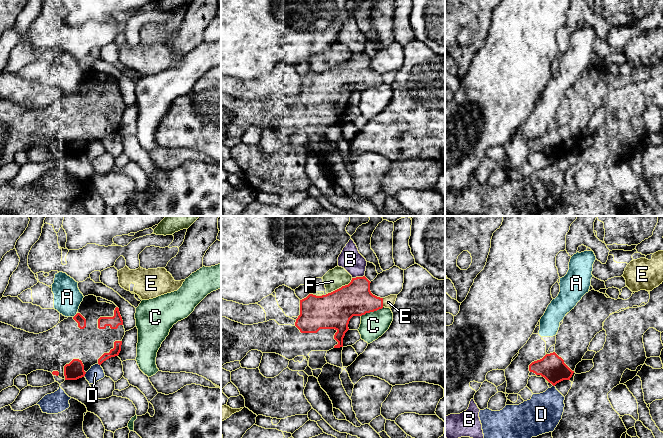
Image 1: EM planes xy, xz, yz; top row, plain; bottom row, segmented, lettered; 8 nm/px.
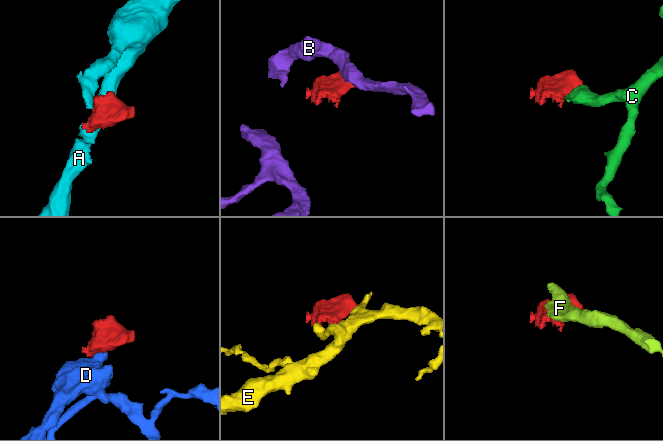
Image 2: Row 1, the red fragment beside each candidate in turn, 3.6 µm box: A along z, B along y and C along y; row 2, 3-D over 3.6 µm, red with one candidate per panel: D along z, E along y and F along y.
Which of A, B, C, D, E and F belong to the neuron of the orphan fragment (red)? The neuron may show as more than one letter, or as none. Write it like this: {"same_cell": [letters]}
{"same_cell": []}

